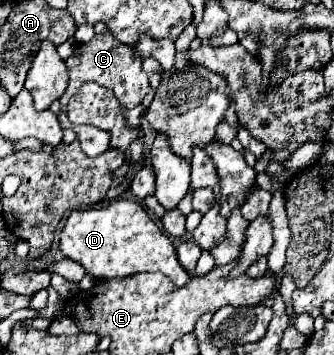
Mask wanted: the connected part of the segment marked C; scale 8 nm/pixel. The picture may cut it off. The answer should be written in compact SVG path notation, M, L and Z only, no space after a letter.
M109 31L95 35L85 45L79 45L65 63L67 63L67 71L69 71L69 85L67 85L67 91L63 93L63 97L59 99L61 101L59 121L63 127L71 127L71 123L67 119L67 101L69 101L69 97L73 97L77 93L79 85L83 85L85 81L97 81L99 85L105 85L107 89L111 89L125 109L133 109L135 105L139 105L149 87L149 79L141 71L141 59L137 59L133 55L133 47L119 43Z

